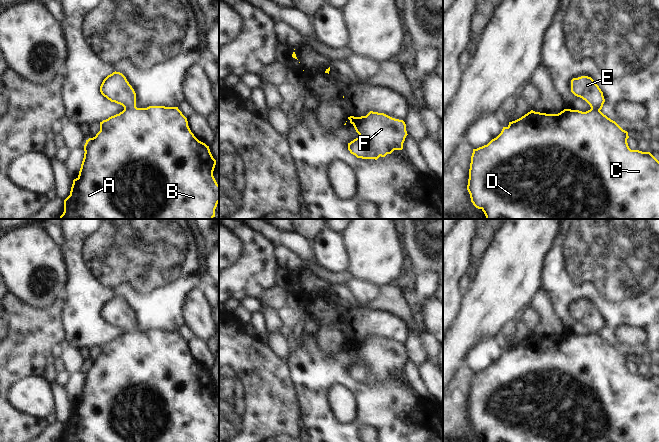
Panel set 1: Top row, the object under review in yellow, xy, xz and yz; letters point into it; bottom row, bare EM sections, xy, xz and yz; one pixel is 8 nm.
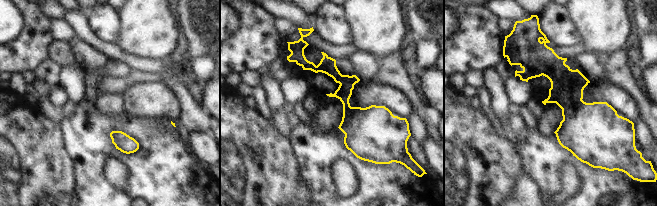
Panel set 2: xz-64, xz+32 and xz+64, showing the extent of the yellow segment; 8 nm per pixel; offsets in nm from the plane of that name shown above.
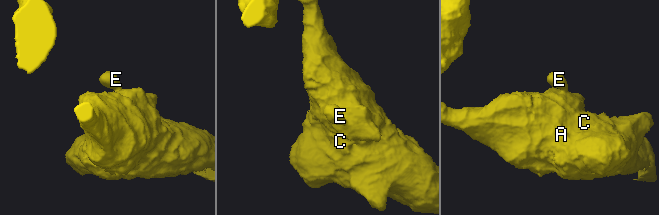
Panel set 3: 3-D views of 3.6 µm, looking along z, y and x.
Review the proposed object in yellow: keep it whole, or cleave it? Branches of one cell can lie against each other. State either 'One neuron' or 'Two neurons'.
One neuron.

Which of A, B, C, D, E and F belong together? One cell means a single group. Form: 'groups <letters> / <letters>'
groups A B C D E F

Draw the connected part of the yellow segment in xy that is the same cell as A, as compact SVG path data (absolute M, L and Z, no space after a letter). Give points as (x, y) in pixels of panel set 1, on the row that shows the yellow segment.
M116 71L103 80L100 92L111 102L122 105L124 110L100 122L100 131L95 137L86 140L79 175L73 180L70 195L64 200L64 212L59 219L213 219L219 203L219 185L213 176L216 160L213 158L209 146L199 141L191 132L187 118L178 107L149 106L137 108L134 89L126 77Z

